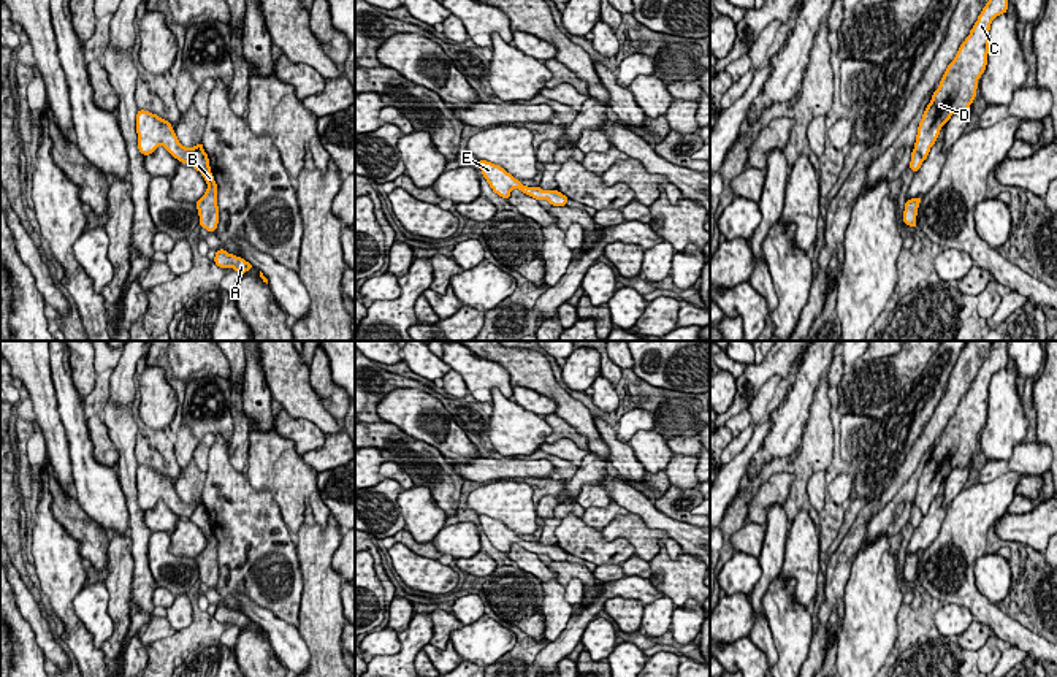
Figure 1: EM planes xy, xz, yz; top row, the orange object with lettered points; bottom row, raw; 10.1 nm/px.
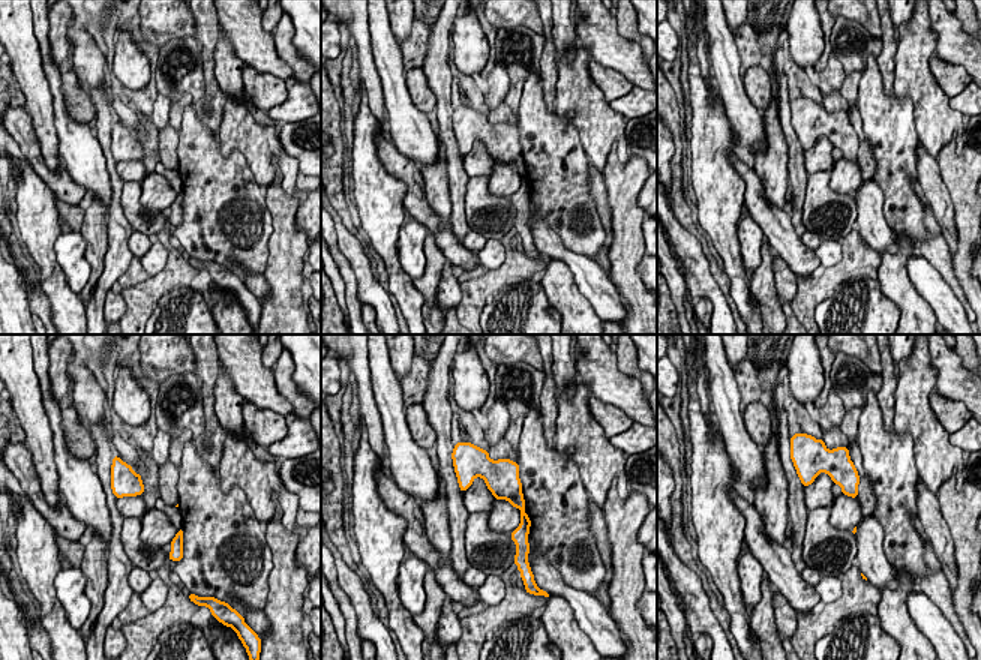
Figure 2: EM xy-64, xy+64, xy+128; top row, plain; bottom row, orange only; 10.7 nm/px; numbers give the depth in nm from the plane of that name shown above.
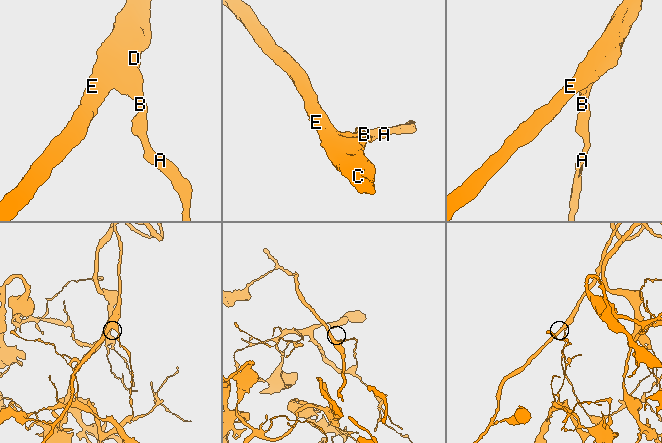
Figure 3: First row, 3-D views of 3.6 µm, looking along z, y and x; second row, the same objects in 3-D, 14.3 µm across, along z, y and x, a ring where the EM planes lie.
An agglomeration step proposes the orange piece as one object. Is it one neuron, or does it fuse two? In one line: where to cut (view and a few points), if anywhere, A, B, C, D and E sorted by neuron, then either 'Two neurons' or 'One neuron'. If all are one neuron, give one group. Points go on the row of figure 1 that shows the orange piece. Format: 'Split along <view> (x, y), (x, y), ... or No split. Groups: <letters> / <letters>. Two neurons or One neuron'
Split along xy (202, 148), (189, 162). Groups: A B / C D E. Two neurons

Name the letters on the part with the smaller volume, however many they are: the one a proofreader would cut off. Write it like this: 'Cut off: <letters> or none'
Cut off: C, D, E

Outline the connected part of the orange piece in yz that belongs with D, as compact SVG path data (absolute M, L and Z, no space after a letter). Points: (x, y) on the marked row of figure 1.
M989 0L970 35L948 65L918 127L914 149L925 160L941 127L956 113L967 113L976 97L978 79L986 70L992 21L1008 11L1008 0Z

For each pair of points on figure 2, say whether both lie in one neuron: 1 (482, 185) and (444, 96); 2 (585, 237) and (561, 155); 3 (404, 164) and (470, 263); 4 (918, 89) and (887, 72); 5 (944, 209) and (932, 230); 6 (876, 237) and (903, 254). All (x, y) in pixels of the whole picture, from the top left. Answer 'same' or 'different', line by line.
1: different
2: same
3: same
4: different
5: same
6: different

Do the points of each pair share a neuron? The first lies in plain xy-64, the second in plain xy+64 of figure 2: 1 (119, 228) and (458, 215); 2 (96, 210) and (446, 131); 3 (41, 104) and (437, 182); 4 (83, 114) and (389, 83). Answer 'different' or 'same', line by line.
1: same
2: same
3: different
4: different

